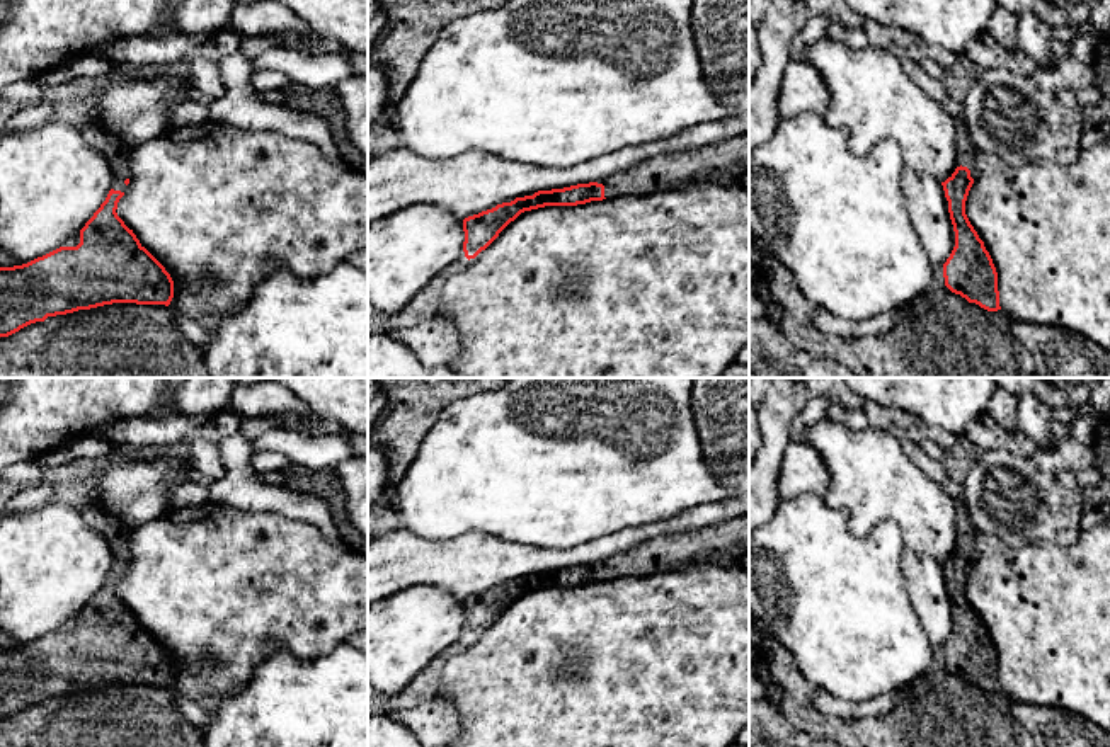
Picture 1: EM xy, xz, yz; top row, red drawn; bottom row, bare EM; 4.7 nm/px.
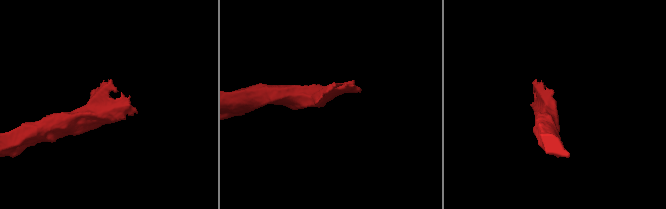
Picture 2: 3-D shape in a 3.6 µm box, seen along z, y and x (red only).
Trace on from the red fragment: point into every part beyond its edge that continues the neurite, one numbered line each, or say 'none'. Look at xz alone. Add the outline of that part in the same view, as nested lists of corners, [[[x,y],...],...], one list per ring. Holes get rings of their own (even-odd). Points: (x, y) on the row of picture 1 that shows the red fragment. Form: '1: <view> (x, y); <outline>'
1: xz (722, 164); [[[749,131],[722,143],[654,157],[603,180],[604,197],[645,196],[691,184],[741,185],[749,174]]]

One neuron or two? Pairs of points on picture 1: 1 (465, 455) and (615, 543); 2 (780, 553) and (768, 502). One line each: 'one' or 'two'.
1: two
2: two

